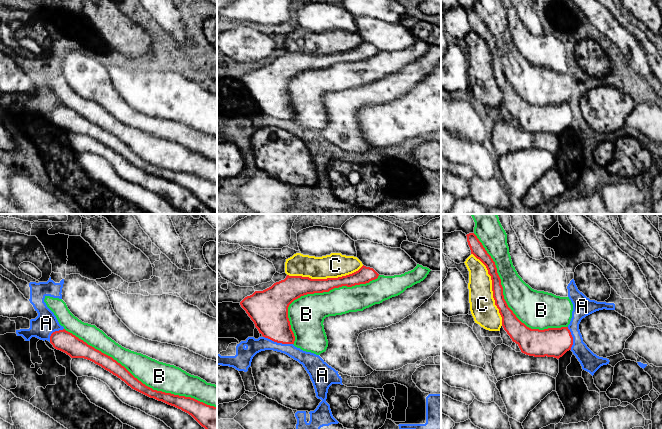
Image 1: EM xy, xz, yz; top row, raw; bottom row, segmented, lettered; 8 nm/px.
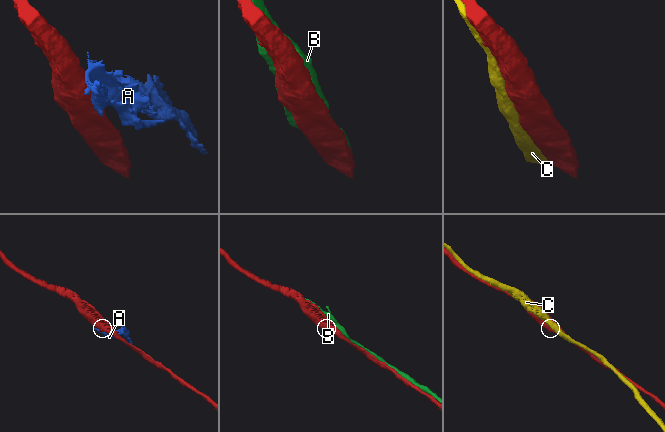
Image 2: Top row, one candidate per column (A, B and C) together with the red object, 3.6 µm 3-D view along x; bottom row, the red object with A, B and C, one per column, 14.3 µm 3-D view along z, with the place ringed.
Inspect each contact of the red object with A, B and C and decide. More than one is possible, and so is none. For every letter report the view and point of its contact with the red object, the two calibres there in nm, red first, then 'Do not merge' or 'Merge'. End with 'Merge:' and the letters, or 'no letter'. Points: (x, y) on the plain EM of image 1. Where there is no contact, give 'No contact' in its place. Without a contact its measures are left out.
A: Touches red at xz (278, 118). Thickness 300 nm (red) against 130 nm. Do not merge
B: Touches red at xy (140, 157). Thickness 100 nm (red) against 220 nm. Do not merge
C: Touches red at xz (325, 55). Thickness 180 nm (red) against 200 nm. Do not merge
Merge: no letter

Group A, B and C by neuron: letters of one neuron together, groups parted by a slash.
A / B / C

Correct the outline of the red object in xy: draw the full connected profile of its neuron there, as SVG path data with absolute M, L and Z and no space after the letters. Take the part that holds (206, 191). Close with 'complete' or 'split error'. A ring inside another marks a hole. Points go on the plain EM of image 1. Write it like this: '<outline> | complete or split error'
M65 105L53 108L50 112L50 119L55 125L66 129L71 134L84 134L94 138L120 154L132 165L150 174L181 185L191 191L209 209L217 213L217 183L207 181L191 173L153 166L135 154L112 133L88 121Z | complete

